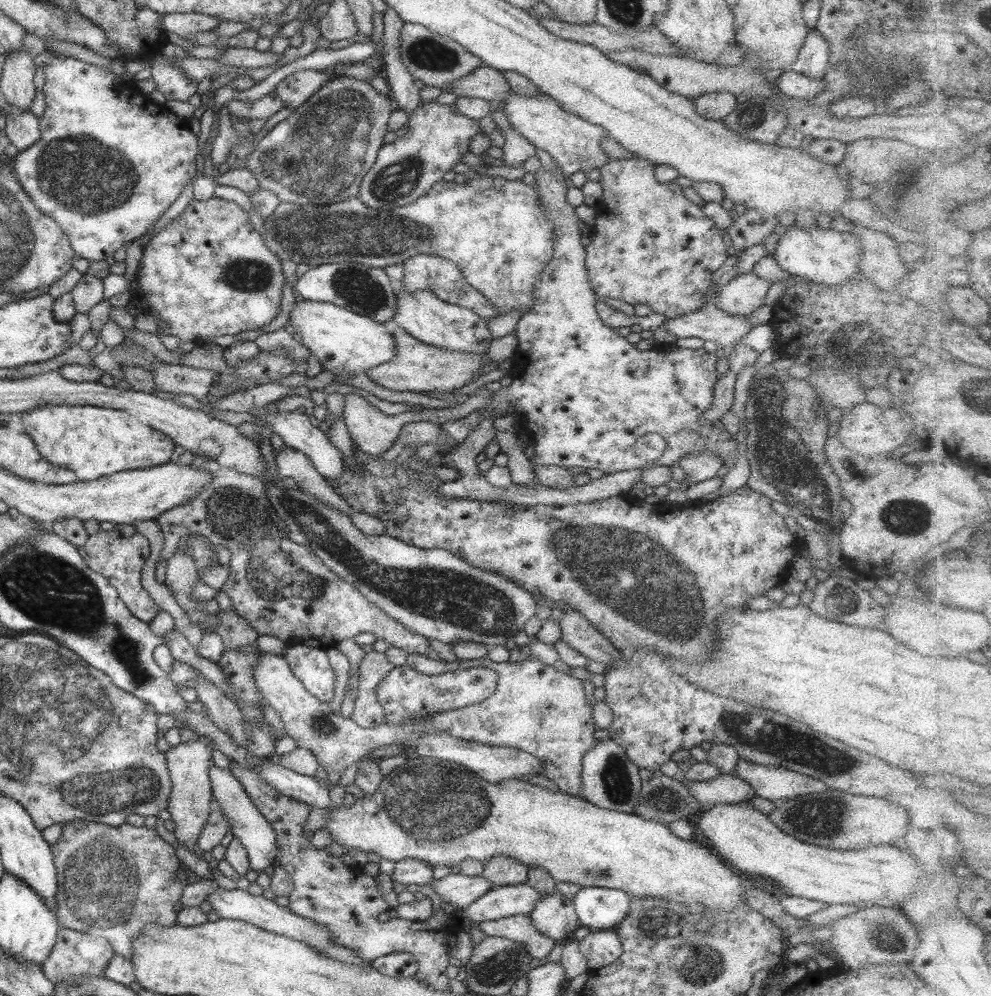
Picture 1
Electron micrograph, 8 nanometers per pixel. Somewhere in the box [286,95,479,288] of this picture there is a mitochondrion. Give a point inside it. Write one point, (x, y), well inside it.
(397, 179)

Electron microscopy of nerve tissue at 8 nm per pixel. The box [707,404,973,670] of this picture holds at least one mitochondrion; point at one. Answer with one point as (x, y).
(904, 517)

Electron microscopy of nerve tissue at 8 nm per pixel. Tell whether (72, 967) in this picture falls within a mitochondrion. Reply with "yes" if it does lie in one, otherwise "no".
no

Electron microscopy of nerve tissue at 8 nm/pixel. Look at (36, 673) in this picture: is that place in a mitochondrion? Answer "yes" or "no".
yes

